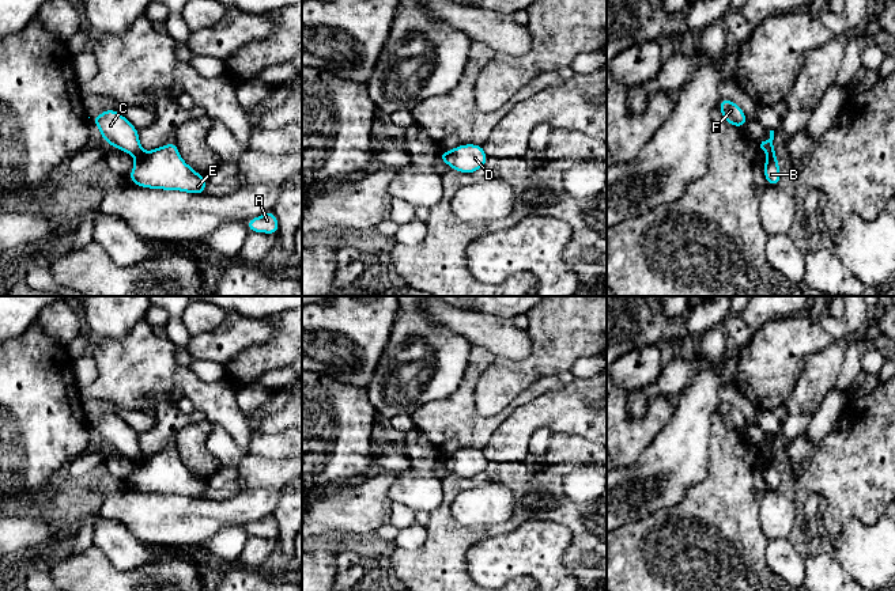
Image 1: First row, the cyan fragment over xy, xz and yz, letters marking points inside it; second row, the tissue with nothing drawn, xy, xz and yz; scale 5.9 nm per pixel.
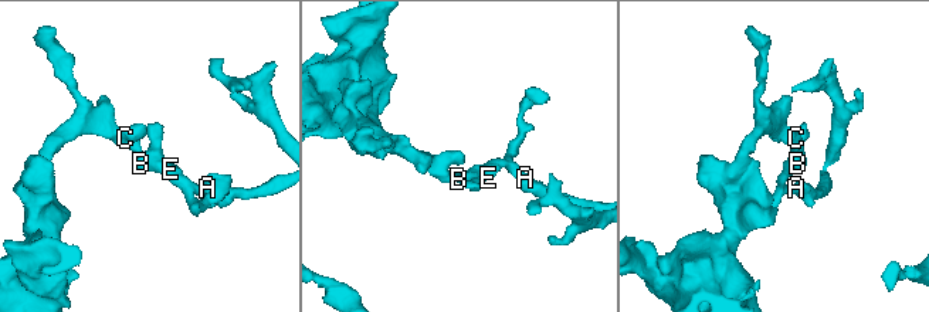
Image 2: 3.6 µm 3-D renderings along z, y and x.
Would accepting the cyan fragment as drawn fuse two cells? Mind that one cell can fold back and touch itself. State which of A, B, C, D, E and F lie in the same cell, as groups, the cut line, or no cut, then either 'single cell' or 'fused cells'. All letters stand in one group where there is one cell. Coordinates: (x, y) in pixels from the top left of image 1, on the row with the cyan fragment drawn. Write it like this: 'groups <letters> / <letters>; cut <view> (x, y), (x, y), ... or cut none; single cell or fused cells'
groups A B D E / C F; cut yz (774, 152), (767, 156); fused cells

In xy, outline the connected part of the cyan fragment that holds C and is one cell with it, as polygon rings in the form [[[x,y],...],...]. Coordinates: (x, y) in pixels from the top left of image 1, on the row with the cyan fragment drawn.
[[[107,109],[99,115],[90,118],[90,122],[98,126],[103,141],[110,147],[121,149],[133,158],[139,158],[143,154],[139,129],[117,110]]]

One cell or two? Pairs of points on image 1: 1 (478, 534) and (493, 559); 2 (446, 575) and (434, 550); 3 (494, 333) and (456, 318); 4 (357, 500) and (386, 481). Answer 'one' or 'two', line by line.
1: two
2: one
3: one
4: one

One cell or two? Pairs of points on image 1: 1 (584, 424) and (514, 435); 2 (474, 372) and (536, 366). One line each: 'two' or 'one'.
1: one
2: two

